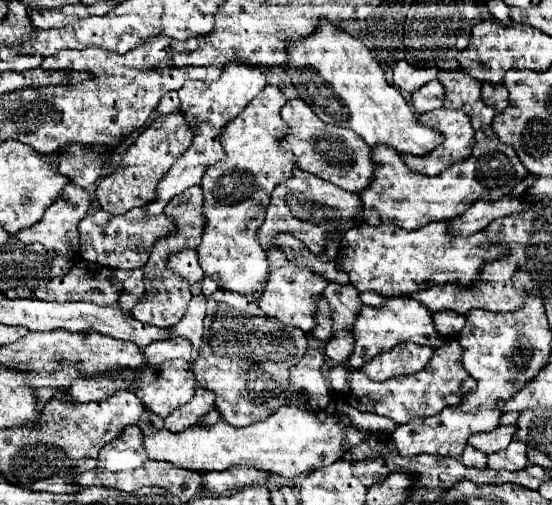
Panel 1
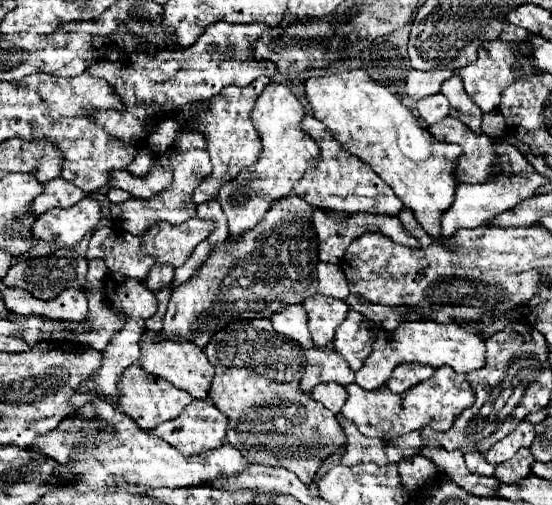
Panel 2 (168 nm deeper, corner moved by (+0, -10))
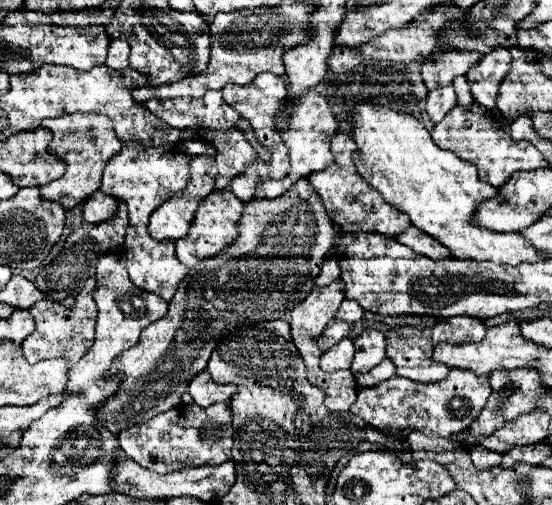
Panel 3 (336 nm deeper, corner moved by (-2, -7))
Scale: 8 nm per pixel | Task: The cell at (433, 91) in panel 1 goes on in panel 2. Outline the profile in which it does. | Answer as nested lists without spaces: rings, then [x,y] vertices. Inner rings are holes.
[[[434,94],[434,96],[426,96],[422,100],[416,102],[416,110],[420,114],[420,118],[426,122],[426,124],[436,124],[438,120],[446,118],[448,112],[450,112],[450,104],[446,100],[444,94]]]

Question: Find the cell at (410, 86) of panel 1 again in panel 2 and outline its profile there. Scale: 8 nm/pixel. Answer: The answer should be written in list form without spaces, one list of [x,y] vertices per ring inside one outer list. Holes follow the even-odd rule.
[[[412,70],[406,78],[406,94],[416,102],[424,96],[430,94],[438,94],[440,92],[440,84],[450,78],[452,72],[450,70],[434,70],[434,72],[418,72]]]

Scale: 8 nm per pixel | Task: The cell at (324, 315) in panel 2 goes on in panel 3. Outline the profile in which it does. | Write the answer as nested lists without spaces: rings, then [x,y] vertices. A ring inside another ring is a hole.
[[[344,299],[342,305],[340,305],[340,311],[336,313],[336,317],[344,319],[344,321],[350,321],[350,323],[356,323],[356,321],[364,319],[364,309],[360,309],[360,305],[356,305],[356,301]]]

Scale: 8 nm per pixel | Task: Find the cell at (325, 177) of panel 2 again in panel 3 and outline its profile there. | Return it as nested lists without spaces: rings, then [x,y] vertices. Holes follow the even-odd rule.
[[[326,169],[312,173],[308,177],[310,185],[318,191],[326,213],[342,223],[342,233],[362,233],[362,231],[374,231],[388,239],[396,239],[400,233],[404,233],[410,227],[410,221],[406,213],[400,213],[388,205],[376,189],[372,189],[364,177],[354,173],[352,169]]]

